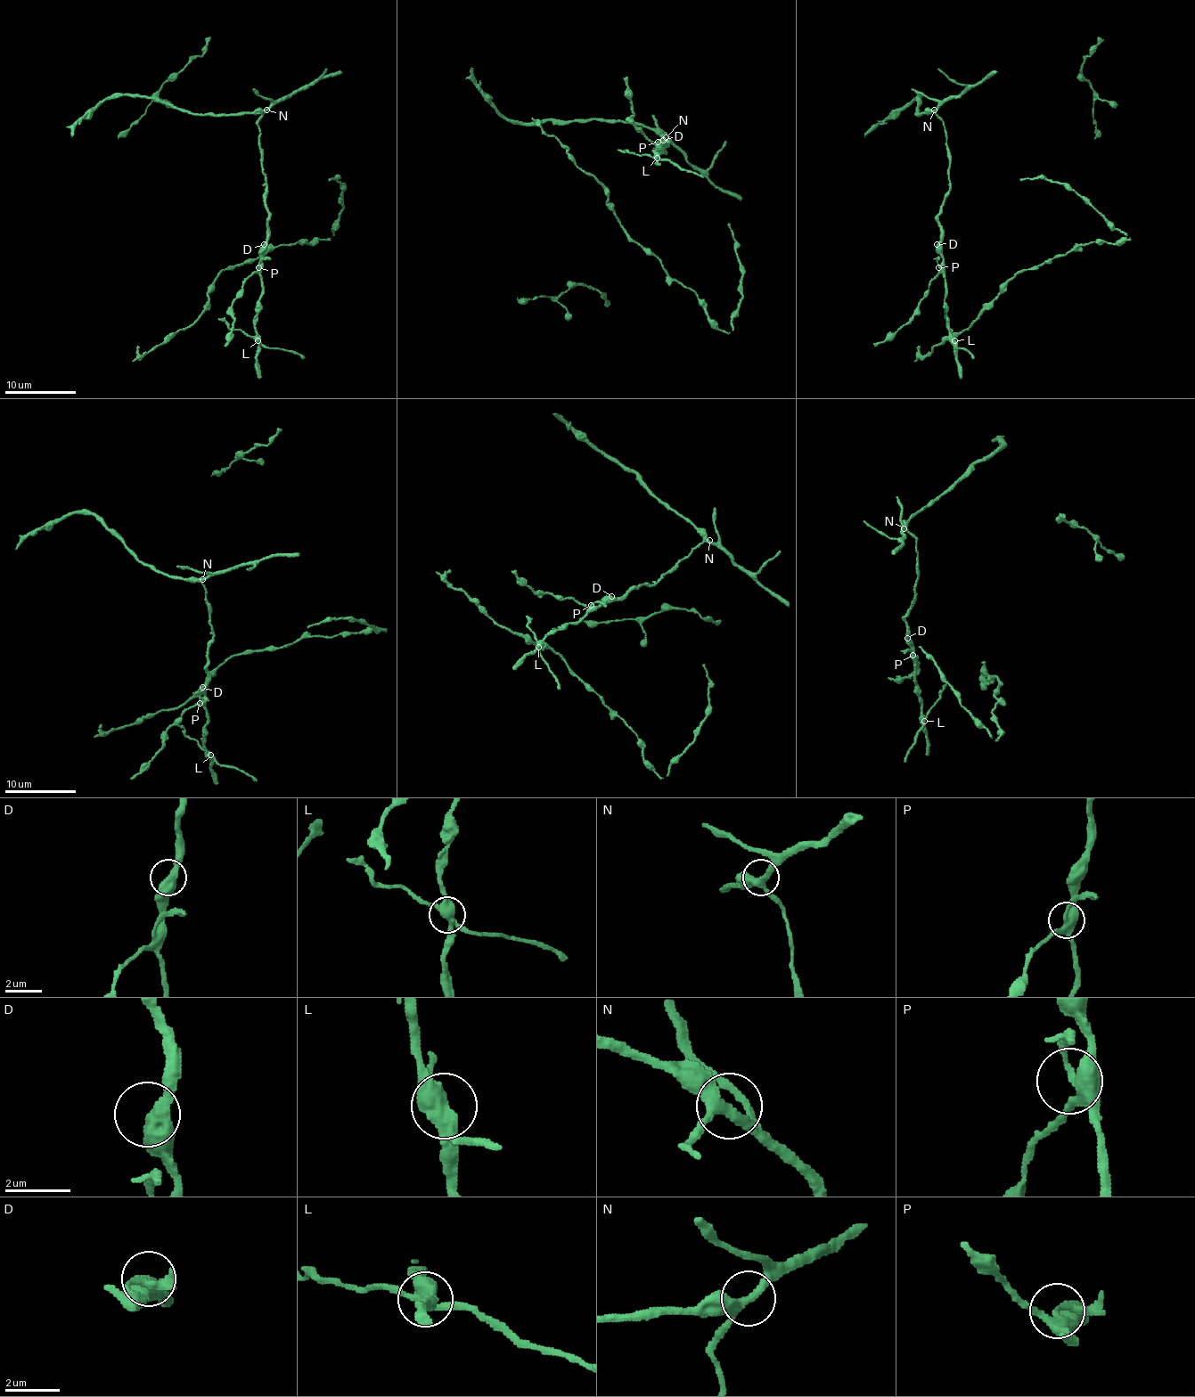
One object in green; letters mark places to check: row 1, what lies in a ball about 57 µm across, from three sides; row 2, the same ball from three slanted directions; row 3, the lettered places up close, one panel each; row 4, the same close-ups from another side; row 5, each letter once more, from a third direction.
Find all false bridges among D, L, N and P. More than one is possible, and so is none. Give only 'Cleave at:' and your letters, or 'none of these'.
Cleave at: L

